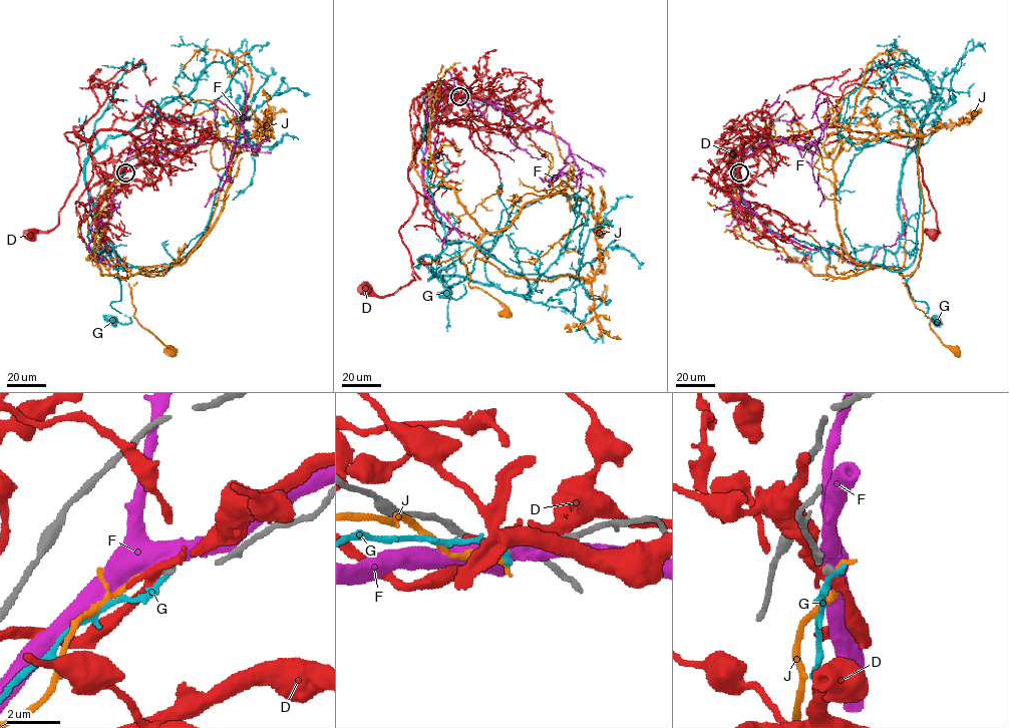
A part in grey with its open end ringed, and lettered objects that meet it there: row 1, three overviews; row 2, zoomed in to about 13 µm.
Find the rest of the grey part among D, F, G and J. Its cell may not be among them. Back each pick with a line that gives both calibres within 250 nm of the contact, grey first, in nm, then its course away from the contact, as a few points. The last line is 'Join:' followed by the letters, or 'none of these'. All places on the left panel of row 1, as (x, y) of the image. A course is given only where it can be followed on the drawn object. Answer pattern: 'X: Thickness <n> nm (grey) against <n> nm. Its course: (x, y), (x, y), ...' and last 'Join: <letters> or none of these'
Join: none of these

